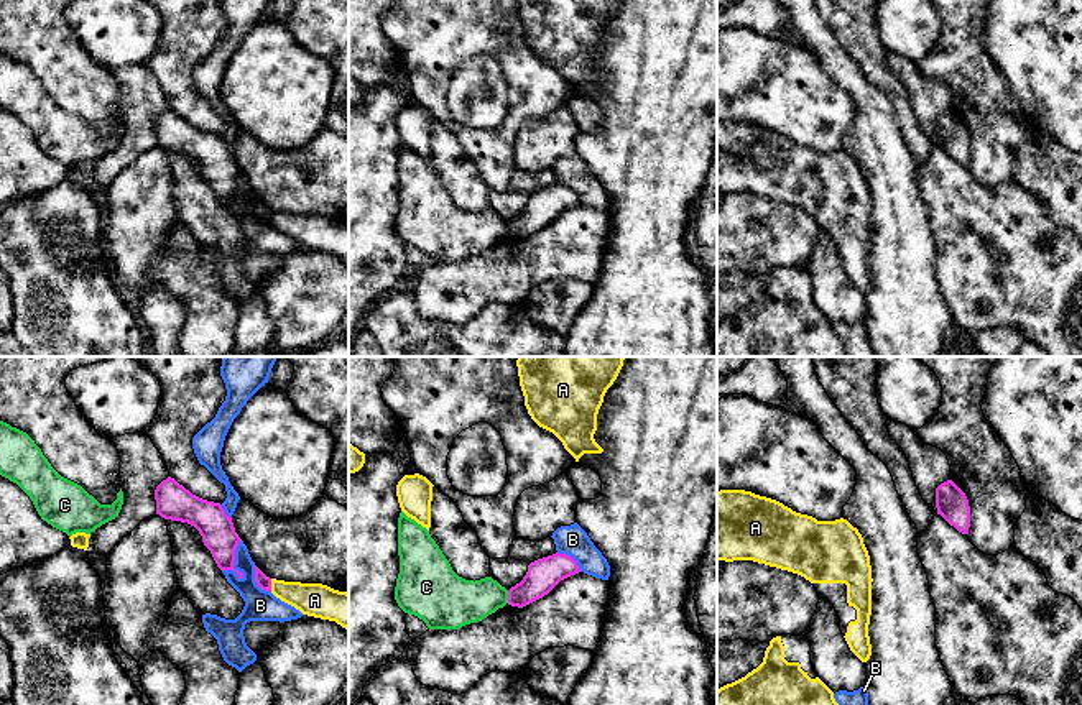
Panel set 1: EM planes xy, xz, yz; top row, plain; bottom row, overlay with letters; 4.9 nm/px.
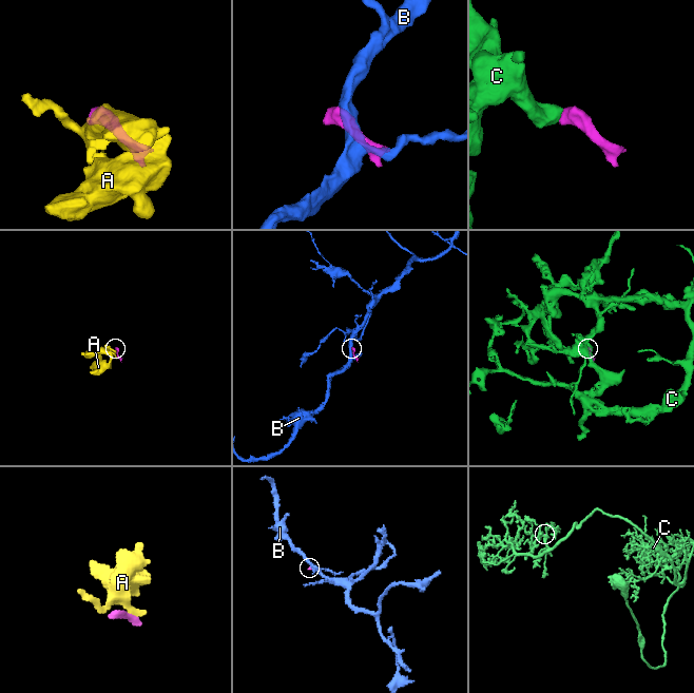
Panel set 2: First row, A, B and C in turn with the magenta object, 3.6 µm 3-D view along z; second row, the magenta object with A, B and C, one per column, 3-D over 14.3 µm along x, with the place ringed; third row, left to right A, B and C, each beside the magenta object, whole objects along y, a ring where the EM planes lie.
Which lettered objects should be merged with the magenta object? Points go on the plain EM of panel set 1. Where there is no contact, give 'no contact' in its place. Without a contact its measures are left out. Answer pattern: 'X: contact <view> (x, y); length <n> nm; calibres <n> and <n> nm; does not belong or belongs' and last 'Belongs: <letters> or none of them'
A: contact xy (270, 217); length 60 nm; calibres 70 and 170 nm; does not belong
B: contact xy (234, 191); length 200 nm; calibres 170 and 140 nm; does not belong
C: contact xz (508, 229); length 60 nm; calibres 160 and 240 nm; does not belong
Belongs: none of them

